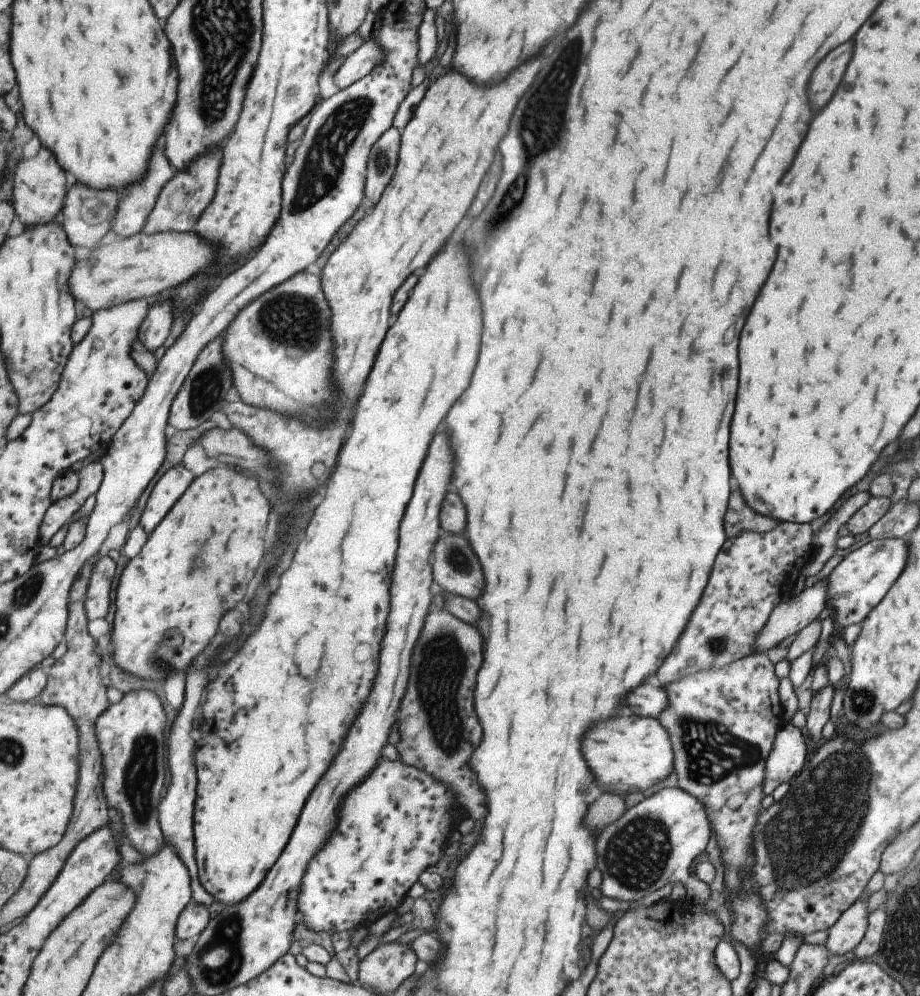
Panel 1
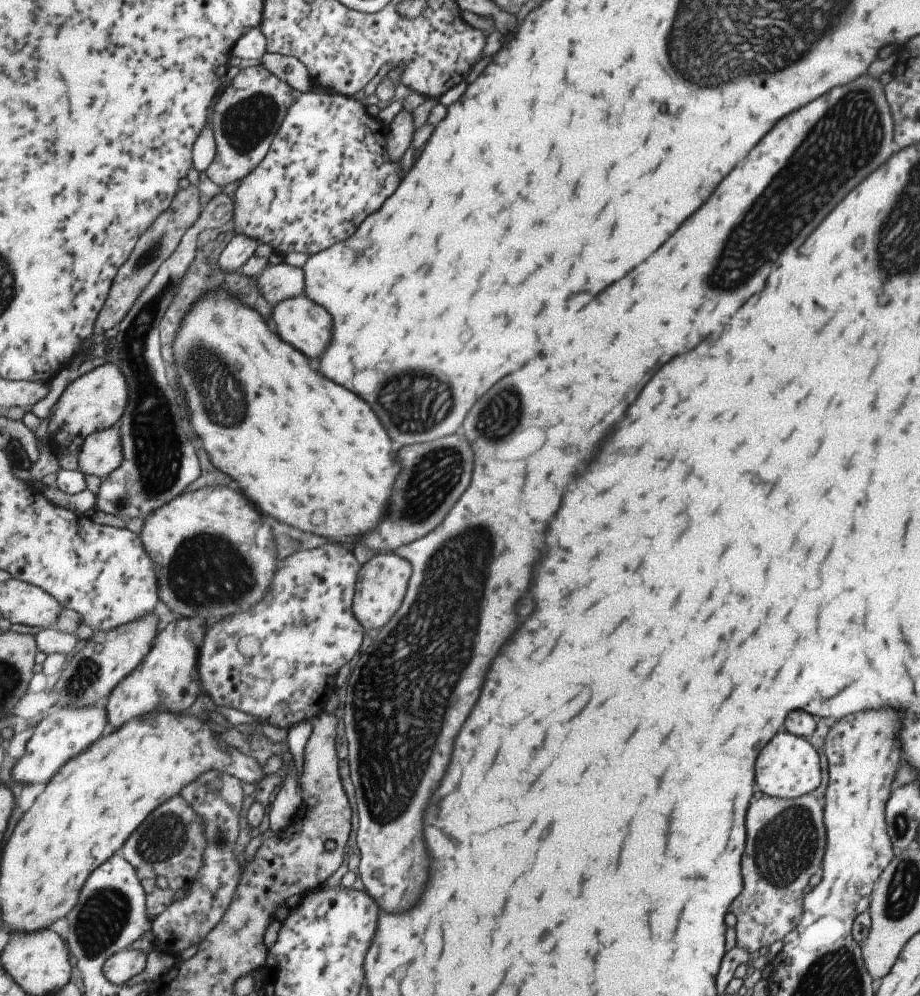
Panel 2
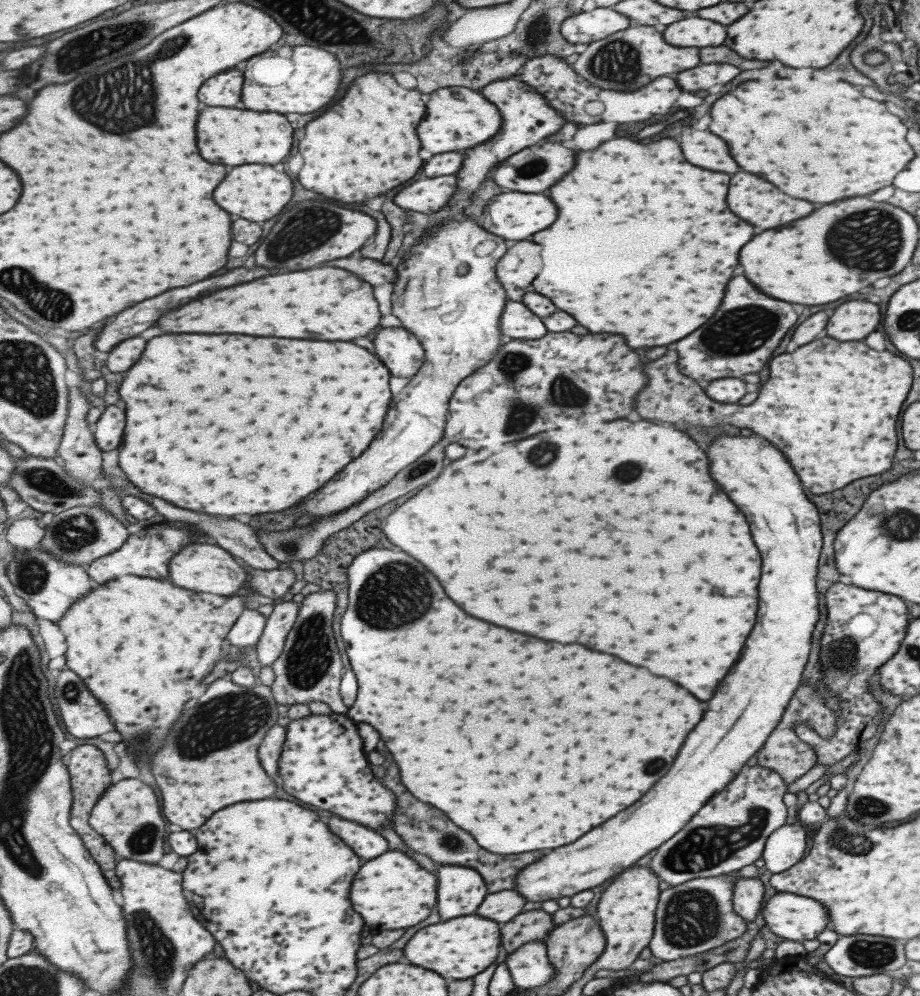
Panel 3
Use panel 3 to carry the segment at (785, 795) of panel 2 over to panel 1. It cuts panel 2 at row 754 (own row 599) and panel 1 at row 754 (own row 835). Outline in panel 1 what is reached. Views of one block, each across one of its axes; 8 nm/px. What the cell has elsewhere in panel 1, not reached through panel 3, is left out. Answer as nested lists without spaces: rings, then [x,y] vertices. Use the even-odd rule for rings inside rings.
[[[619,714],[617,718],[597,724],[585,734],[585,742],[581,742],[581,750],[585,750],[585,760],[589,768],[593,768],[595,782],[605,792],[619,794],[625,792],[643,792],[659,782],[663,782],[673,772],[673,742],[669,732],[661,726],[657,718],[639,718]]]

